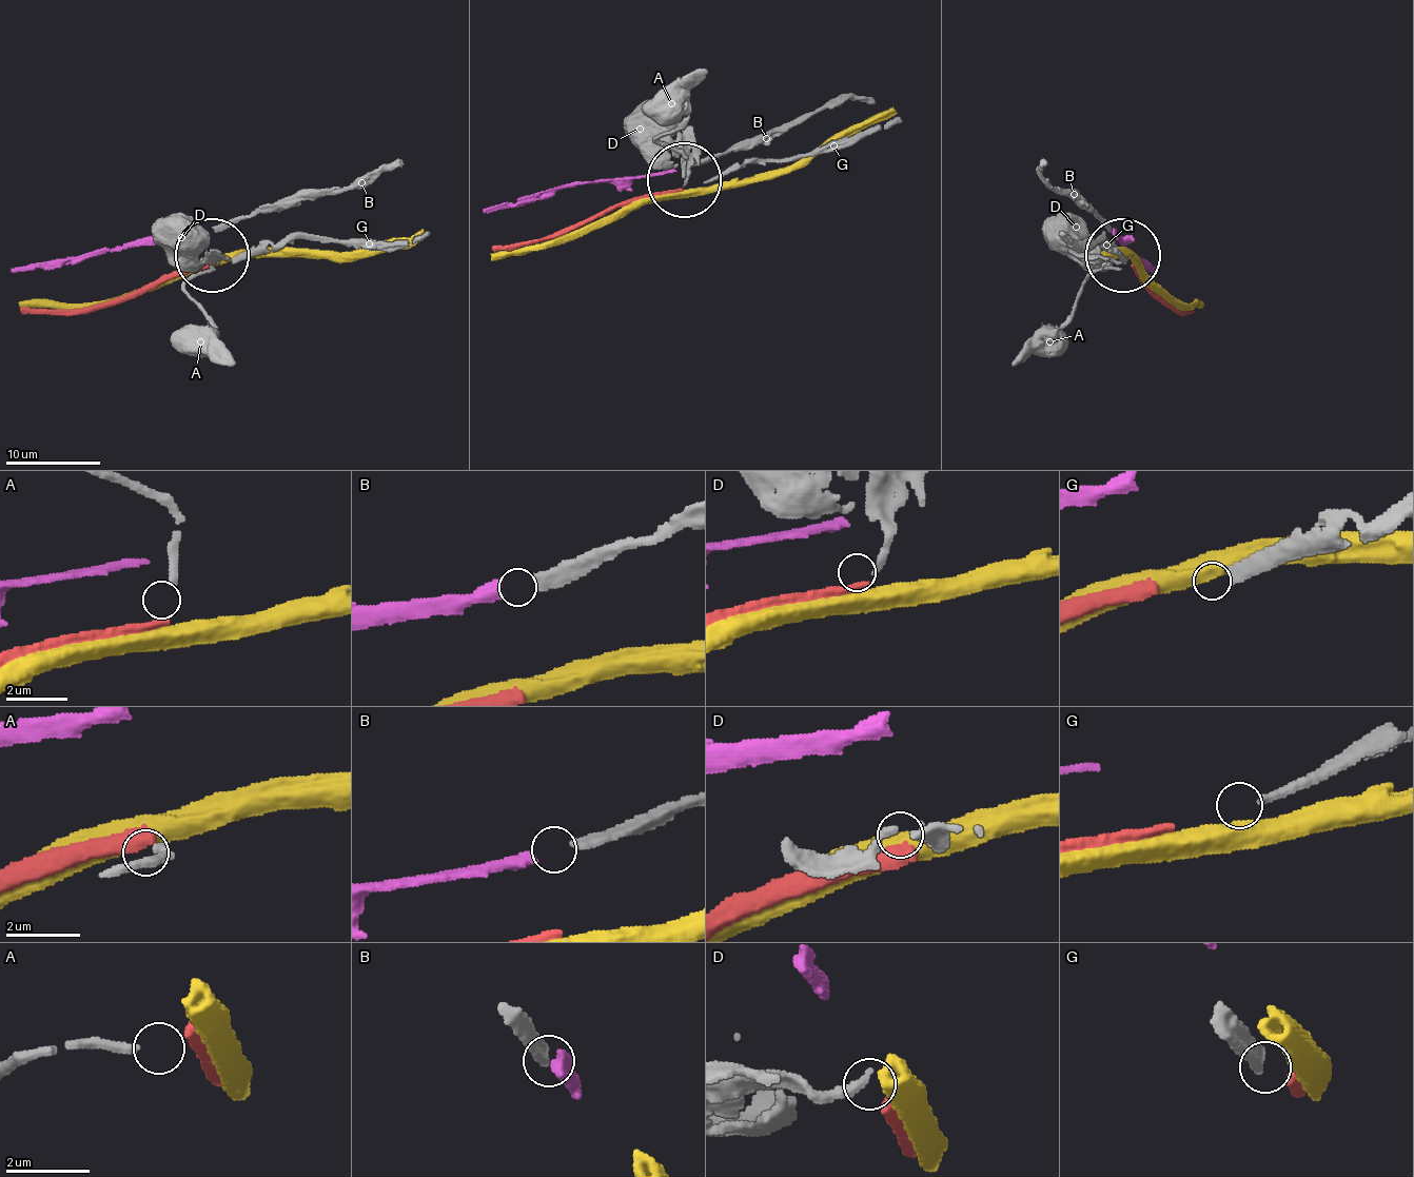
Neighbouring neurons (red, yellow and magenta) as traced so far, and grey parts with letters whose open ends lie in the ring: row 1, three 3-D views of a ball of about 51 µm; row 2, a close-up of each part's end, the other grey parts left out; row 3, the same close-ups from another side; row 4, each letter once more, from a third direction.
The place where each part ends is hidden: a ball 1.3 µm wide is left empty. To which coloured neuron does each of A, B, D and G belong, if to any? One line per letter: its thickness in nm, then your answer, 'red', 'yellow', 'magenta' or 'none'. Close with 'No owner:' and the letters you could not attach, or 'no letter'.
A: 260 nm thick; none
B: 340 nm thick; magenta
D: 220 nm thick; none
G: 280 nm thick; none
No owner: A, D, G

